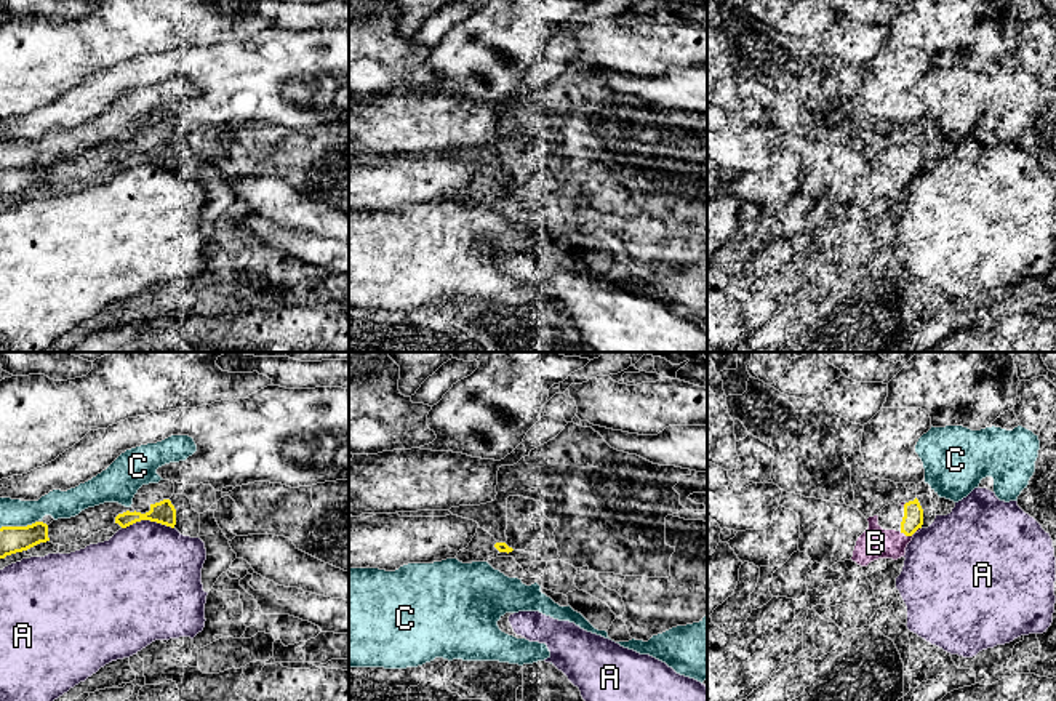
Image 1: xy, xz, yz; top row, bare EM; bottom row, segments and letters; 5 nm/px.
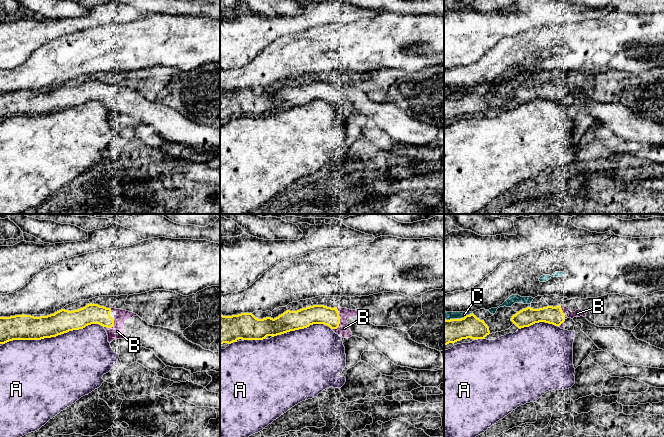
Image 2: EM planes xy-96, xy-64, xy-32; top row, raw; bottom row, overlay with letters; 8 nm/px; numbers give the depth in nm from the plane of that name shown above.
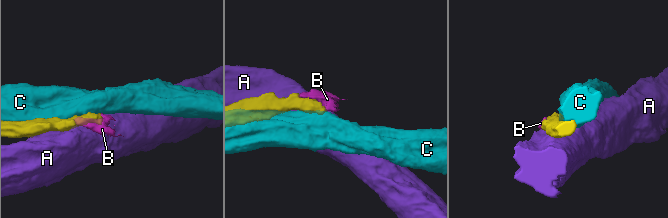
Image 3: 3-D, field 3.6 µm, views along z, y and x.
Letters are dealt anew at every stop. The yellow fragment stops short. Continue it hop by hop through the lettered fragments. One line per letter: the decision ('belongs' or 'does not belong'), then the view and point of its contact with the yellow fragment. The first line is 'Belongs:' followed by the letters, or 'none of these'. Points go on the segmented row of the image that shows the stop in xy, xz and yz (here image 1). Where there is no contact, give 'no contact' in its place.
Belongs: B
A: does not belong; meets yellow in xy at (148, 519)
B: belongs; meets yellow in yz at (909, 535)
C: does not belong; meets yellow in xy at (18, 527)

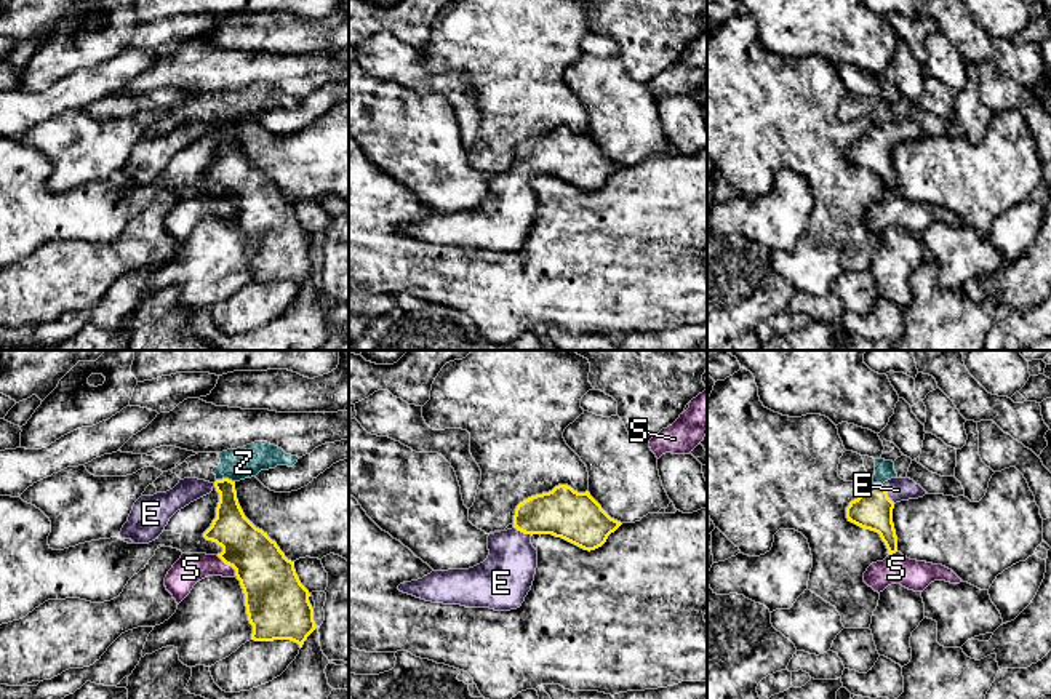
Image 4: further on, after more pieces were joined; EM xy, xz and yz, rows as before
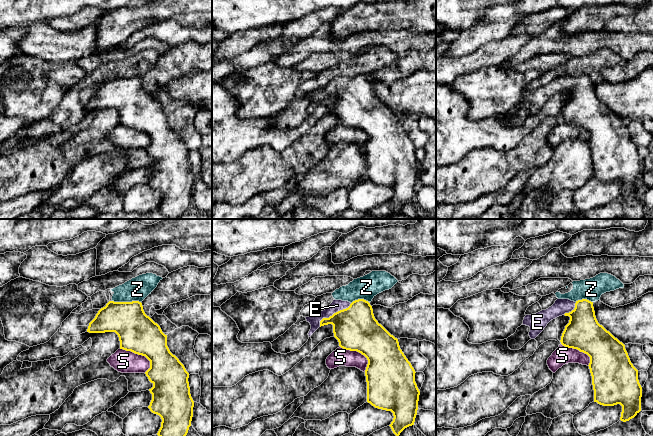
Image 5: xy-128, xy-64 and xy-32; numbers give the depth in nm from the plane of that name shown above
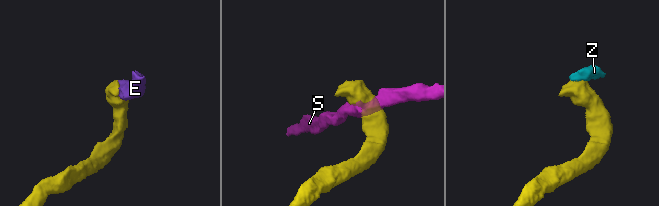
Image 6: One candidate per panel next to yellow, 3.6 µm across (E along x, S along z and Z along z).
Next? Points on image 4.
Belongs: E
E: belongs; meets yellow in yz at (887, 495)
S: does not belong; meets yellow in xy at (227, 563)
Z: does not belong; meets yellow in xy at (226, 479)

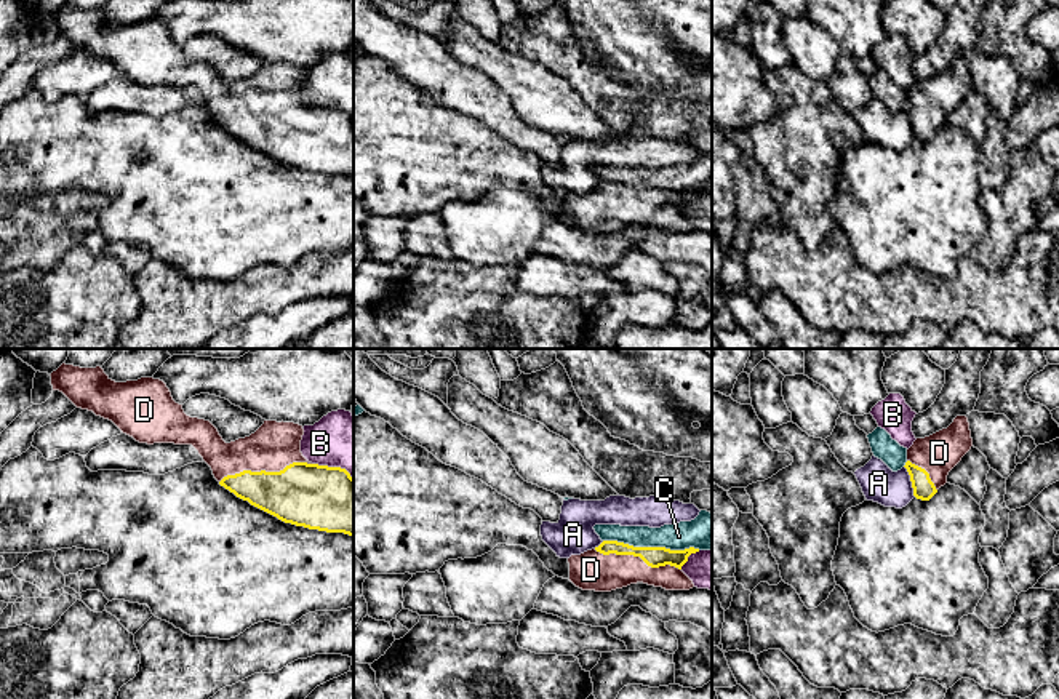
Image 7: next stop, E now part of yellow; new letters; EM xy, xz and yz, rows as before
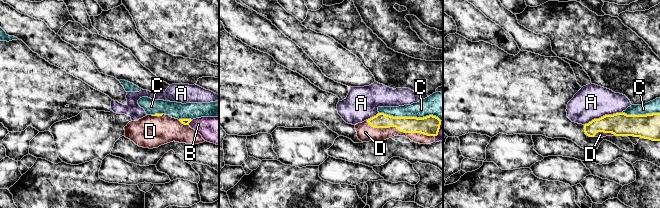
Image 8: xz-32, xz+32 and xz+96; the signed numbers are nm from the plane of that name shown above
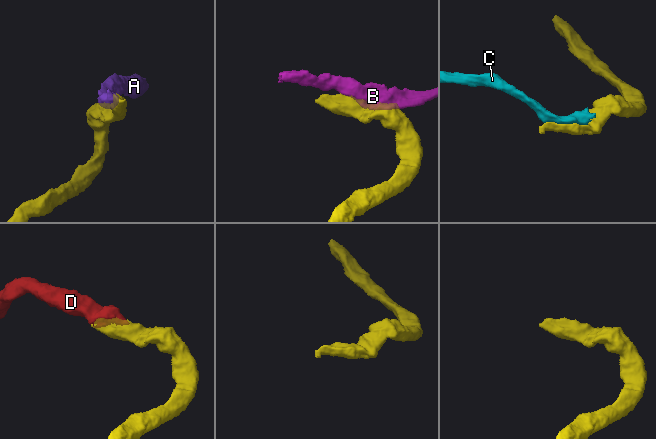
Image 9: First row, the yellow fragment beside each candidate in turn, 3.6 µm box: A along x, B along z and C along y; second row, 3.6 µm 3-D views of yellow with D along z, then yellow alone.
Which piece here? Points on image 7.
Belongs: D
A: does not belong; meets yellow in yz at (911, 480)
B: does not belong; meets yellow in xy at (333, 467)
C: does not belong; meets yellow in xz at (651, 547)
D: belongs; meets yellow in xy at (264, 471)

